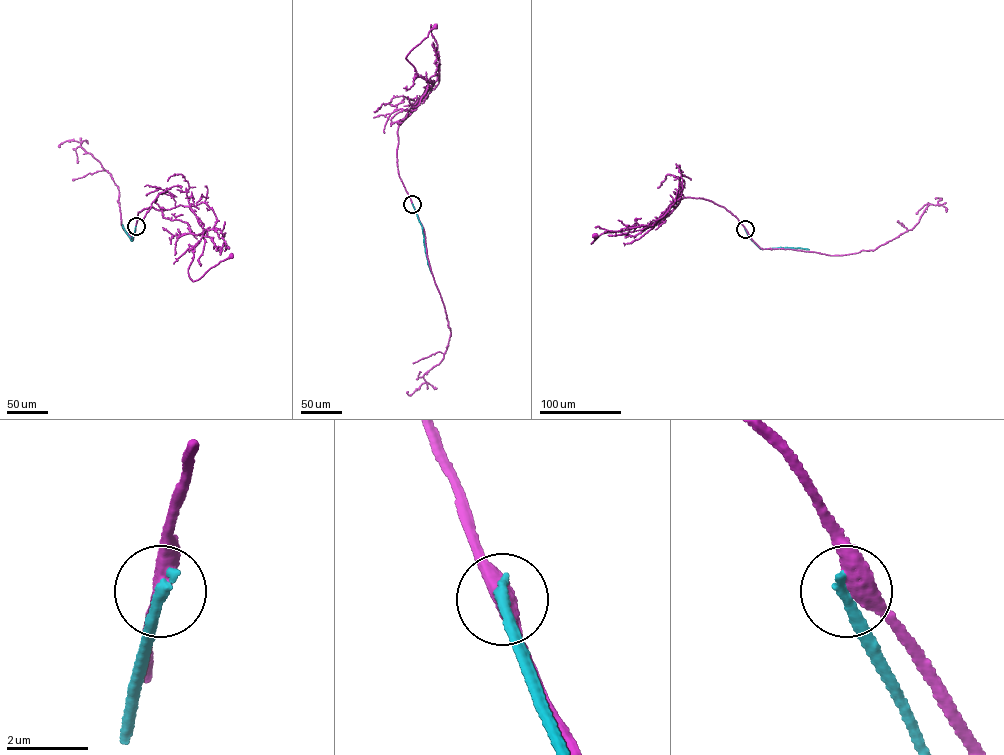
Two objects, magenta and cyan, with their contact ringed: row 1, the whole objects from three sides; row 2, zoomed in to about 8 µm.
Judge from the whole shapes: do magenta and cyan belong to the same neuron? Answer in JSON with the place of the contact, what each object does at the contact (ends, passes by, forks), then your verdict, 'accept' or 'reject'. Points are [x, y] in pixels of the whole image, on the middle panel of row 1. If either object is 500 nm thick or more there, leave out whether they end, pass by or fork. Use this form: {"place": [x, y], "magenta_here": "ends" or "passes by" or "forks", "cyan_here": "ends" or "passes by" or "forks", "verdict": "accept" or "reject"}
{"place": [412, 204], "magenta_here": "passes by", "cyan_here": "ends", "verdict": "reject"}

